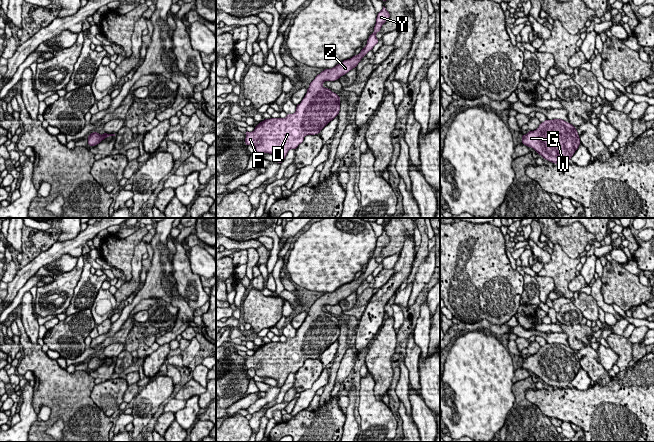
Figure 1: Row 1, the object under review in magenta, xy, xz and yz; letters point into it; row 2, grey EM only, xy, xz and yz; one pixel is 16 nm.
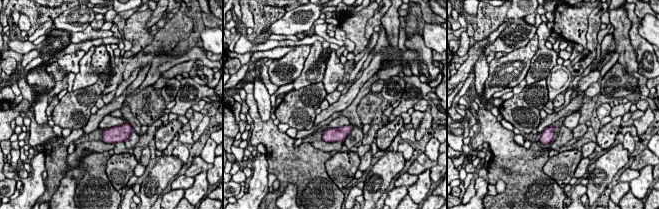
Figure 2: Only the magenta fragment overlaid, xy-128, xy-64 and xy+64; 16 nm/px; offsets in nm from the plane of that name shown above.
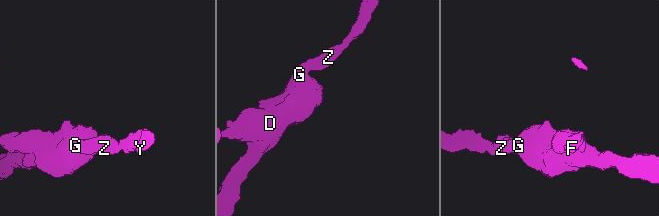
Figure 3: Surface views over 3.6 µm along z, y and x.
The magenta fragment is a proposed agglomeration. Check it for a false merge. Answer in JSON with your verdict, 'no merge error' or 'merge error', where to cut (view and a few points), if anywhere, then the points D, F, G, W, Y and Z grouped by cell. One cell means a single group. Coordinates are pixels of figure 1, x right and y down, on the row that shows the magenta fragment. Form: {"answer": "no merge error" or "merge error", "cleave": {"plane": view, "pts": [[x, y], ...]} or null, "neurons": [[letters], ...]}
{"answer": "no merge error", "cleave": null, "neurons": [["D", "F", "G", "W", "Y", "Z"]]}

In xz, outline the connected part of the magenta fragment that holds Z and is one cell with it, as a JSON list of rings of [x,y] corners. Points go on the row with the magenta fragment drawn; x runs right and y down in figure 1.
[[[383,6],[377,14],[374,32],[369,36],[366,46],[358,55],[344,60],[331,69],[325,69],[310,83],[307,93],[294,114],[285,118],[271,118],[260,122],[252,132],[245,131],[245,144],[254,145],[259,153],[269,153],[278,158],[281,164],[288,151],[301,144],[306,135],[319,134],[340,111],[341,98],[322,85],[325,81],[335,81],[356,68],[361,59],[378,43],[376,33],[389,19],[390,14]]]

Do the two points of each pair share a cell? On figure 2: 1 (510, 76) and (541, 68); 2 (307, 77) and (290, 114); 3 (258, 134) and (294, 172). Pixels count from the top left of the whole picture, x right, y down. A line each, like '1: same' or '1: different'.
1: different
2: different
3: same

